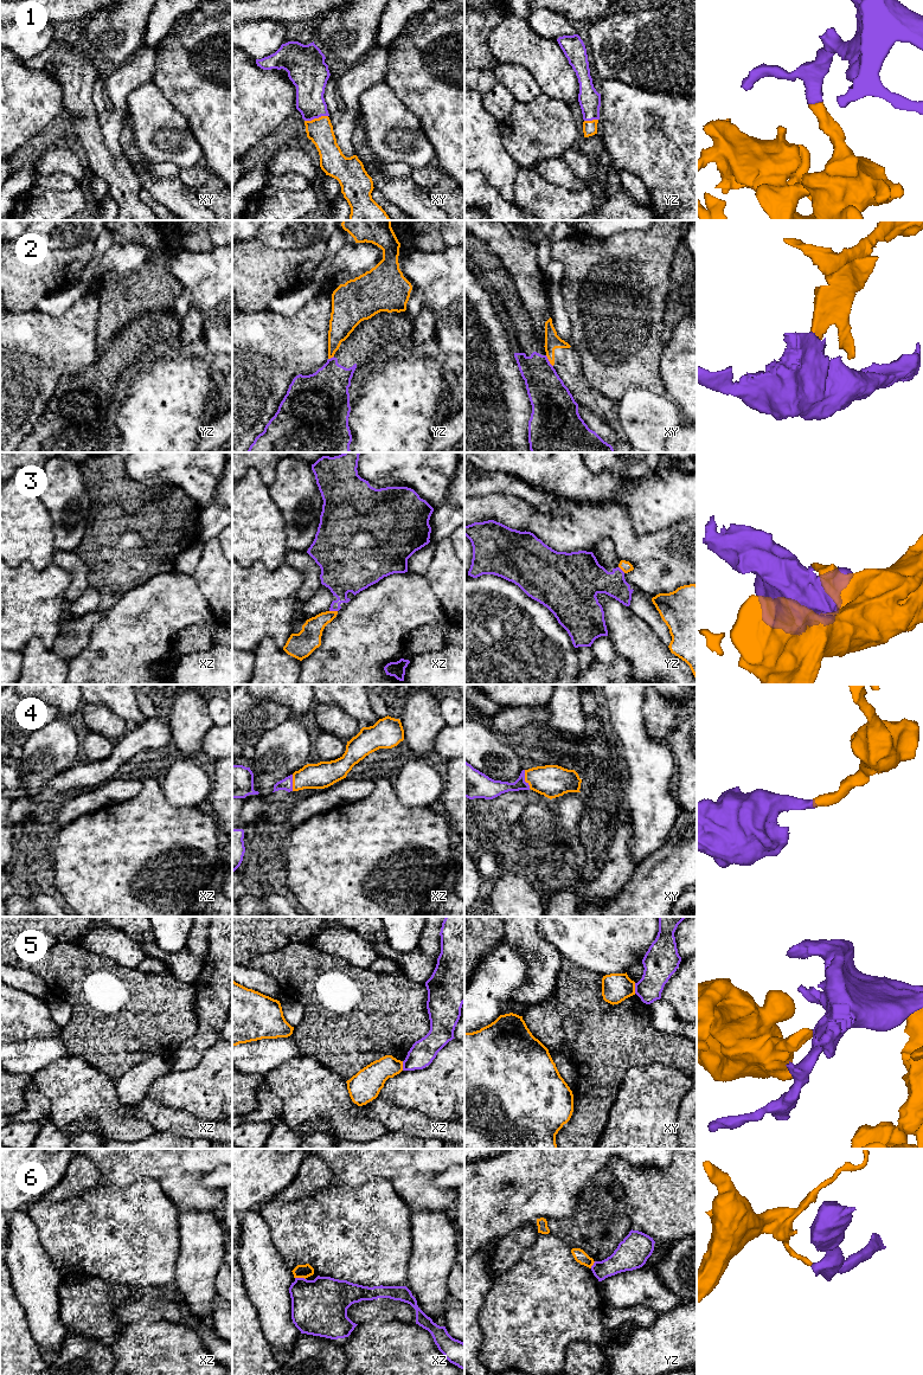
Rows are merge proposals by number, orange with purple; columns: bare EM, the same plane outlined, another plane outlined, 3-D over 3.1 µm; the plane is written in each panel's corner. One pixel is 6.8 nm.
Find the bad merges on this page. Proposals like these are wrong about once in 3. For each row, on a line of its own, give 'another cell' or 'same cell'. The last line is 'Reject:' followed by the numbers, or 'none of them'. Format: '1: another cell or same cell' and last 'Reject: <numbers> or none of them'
1: same cell
2: another cell
3: another cell
4: same cell
5: another cell
6: another cell
Reject: 2, 3, 5, 6

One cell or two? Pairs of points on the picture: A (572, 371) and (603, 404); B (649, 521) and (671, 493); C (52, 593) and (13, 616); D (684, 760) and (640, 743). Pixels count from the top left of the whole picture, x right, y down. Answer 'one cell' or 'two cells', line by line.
A: one cell
B: one cell
C: one cell
D: two cells

